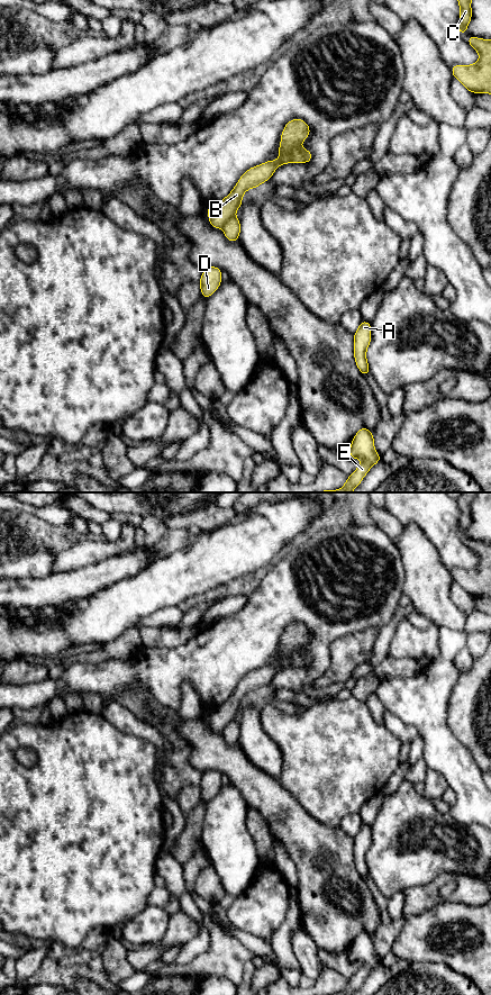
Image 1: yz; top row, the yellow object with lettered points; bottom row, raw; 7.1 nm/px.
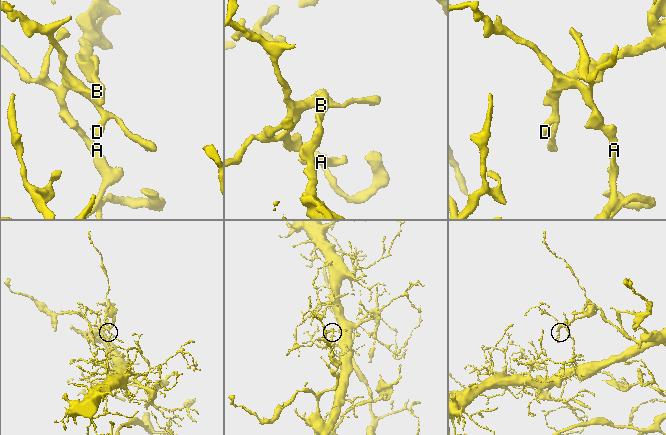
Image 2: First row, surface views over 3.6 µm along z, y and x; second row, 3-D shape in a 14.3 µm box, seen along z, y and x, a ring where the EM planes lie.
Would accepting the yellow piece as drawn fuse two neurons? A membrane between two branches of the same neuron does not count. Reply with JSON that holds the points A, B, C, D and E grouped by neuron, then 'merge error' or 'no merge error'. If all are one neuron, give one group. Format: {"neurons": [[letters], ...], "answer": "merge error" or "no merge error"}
{"neurons": [["A", "D", "E"], ["B", "C"]], "answer": "merge error"}

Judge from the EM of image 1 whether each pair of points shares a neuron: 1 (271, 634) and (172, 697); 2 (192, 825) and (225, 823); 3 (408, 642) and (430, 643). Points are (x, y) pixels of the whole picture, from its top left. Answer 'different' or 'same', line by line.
1: same
2: different
3: same

